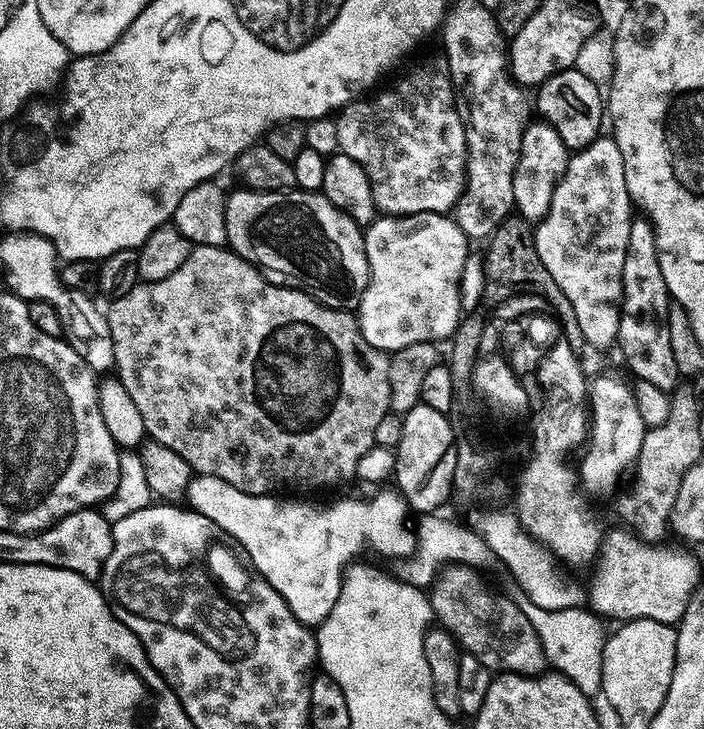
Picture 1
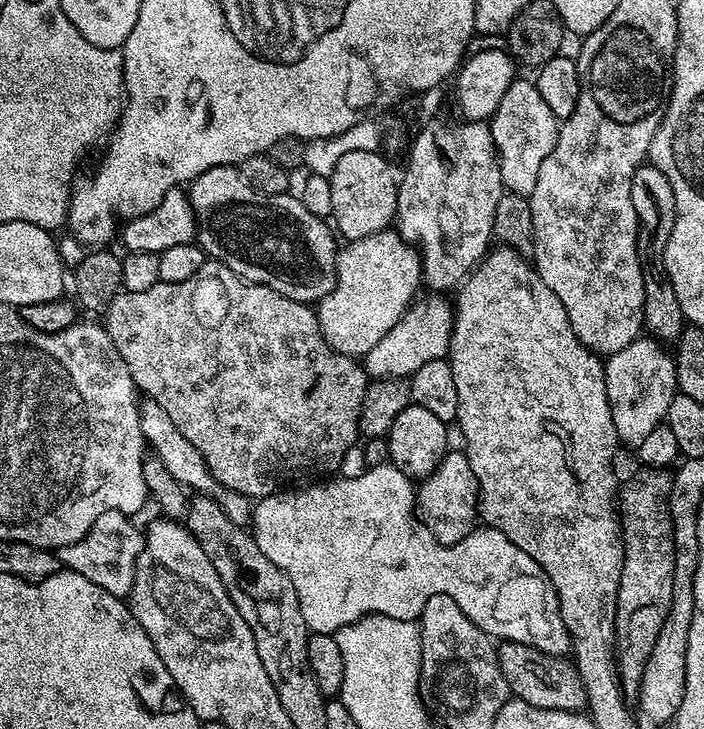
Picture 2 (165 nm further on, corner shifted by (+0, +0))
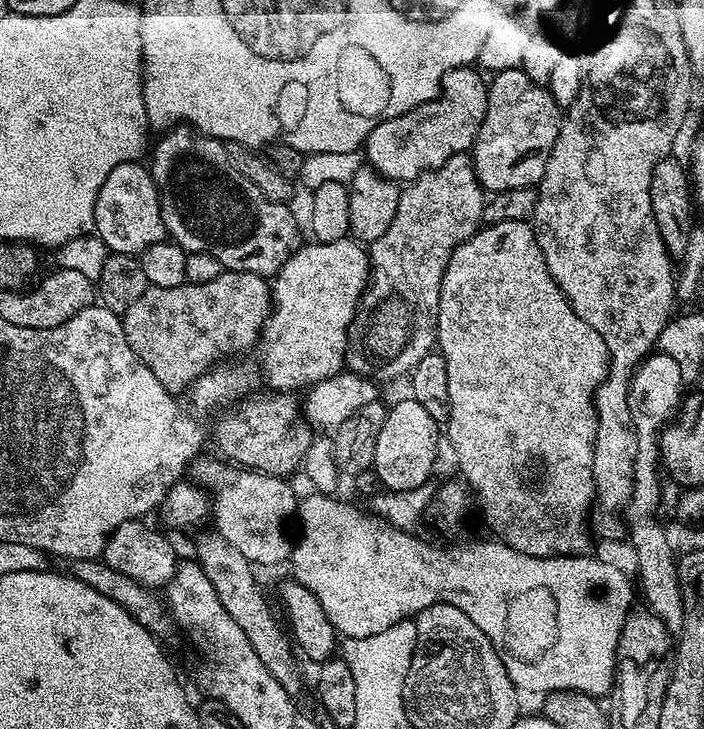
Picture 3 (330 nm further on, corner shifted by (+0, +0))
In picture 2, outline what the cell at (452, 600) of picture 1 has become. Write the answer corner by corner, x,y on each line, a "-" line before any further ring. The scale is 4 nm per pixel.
507,642
499,645
498,655
502,678
506,678
509,693
515,699
530,702
530,706
538,706
546,710
566,710
567,712
579,712
587,705
588,699
586,690
582,686
582,678
571,659
551,656
528,644

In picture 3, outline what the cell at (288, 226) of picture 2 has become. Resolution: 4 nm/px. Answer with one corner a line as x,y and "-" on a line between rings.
176,126
168,132
151,149
153,173
158,174
160,189
160,209
164,231
176,243
181,244
184,251
209,252
218,258
218,262
230,272
259,272
264,268
279,269
289,255
288,236
280,224
272,220
264,220
266,201
261,196
258,186
254,186
247,178
237,172
233,161
228,161
228,152
221,141
203,135
184,126

